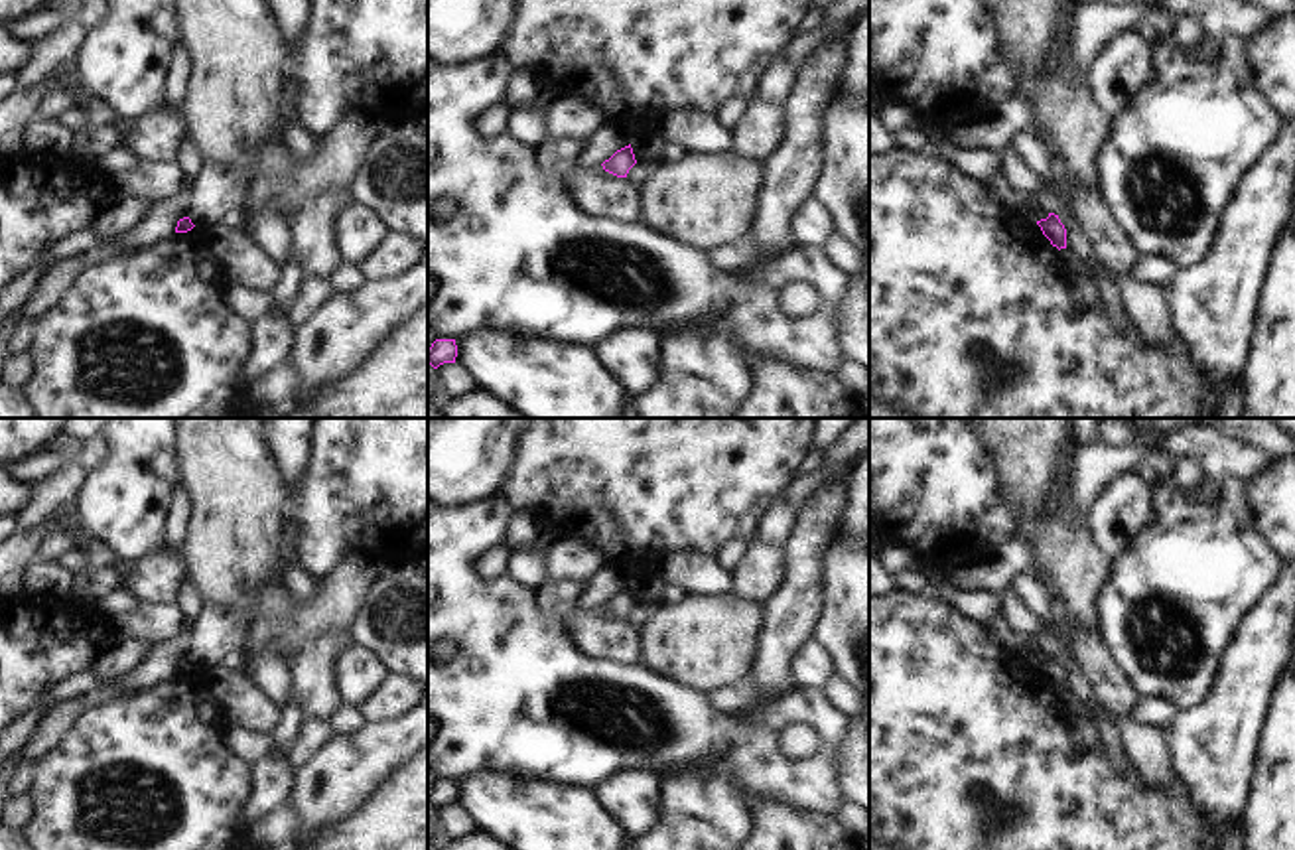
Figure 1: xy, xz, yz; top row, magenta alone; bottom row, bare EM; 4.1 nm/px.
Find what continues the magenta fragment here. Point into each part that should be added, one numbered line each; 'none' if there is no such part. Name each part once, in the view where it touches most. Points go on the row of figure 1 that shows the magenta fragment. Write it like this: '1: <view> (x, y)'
none

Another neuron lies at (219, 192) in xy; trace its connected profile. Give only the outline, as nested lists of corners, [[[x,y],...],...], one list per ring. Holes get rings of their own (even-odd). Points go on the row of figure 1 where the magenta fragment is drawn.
[[[203,164],[191,181],[193,207],[189,219],[197,229],[229,221],[246,201],[252,168],[221,168]]]

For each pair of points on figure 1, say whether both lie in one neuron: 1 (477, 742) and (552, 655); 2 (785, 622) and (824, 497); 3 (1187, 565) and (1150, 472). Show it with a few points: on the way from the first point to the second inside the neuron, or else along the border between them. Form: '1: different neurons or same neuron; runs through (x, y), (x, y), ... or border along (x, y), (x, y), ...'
1: same neuron; runs through (487, 720), (531, 677)
2: same neuron; runs through (801, 590), (803, 555), (811, 529)
3: different neurons; border along (1177, 458), (1171, 472), (1154, 488)

